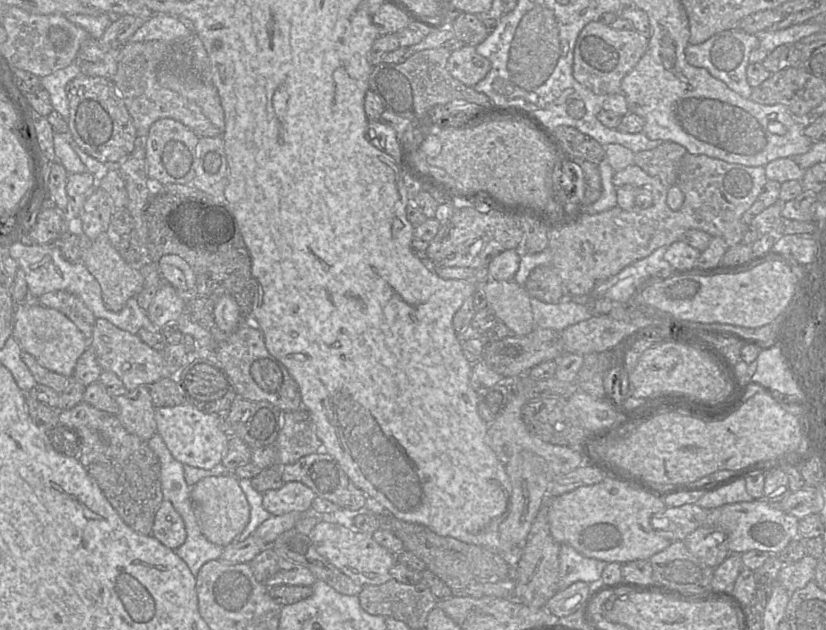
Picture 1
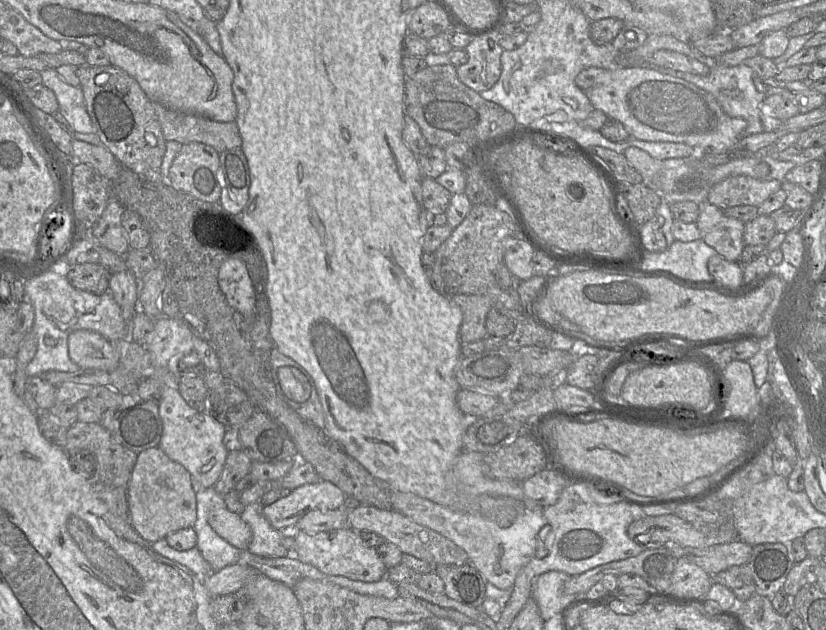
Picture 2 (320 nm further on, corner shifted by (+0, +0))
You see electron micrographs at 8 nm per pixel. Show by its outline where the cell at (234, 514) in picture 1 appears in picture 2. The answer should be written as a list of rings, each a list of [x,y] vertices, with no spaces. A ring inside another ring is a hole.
[[[227,508],[215,509],[208,513],[207,521],[214,532],[238,550],[248,548],[252,532],[240,515]]]

